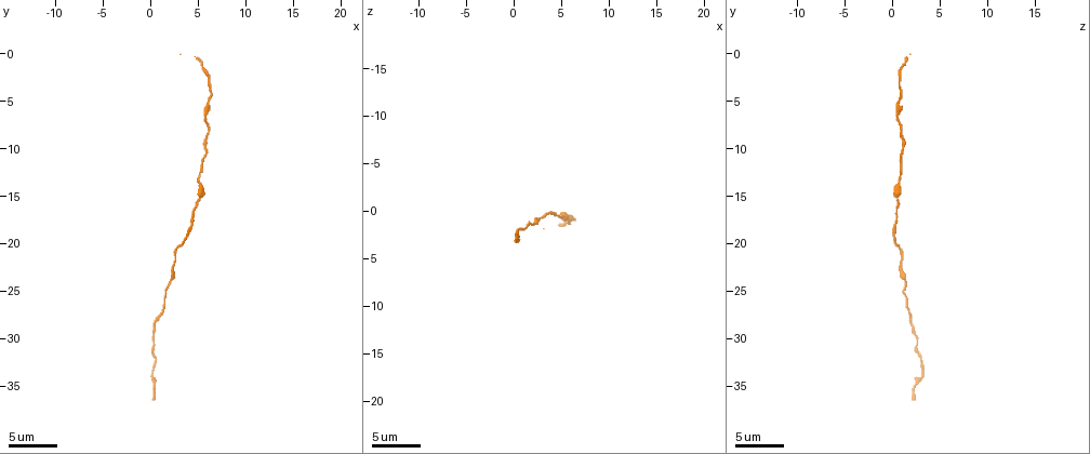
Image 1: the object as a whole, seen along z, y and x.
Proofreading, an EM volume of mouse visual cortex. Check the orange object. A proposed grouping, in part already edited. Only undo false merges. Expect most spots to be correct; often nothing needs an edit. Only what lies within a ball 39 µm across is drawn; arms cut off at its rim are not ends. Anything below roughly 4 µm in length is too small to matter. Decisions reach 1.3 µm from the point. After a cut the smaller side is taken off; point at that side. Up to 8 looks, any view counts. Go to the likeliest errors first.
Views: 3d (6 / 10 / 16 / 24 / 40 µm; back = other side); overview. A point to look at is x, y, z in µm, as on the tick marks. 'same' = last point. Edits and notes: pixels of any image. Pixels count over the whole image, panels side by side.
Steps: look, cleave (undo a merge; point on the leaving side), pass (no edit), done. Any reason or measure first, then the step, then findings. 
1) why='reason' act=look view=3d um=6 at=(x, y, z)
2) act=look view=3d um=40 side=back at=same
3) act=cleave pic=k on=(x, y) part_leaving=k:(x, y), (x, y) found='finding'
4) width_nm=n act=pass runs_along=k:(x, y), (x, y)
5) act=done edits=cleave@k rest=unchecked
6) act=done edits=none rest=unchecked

why='sudden change in width' act=look view=3d um=6 at=(5.2, 13.8, 0.6)

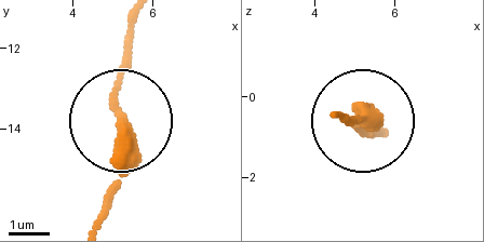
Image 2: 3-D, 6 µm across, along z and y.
act=pass runs_along=2:(101, 214), (117, 163), (128, 18) found='all the same neuron'

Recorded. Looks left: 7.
why='sudden change in width' act=look view=3d um=16 at=(2.2, 23.8, 1.2)

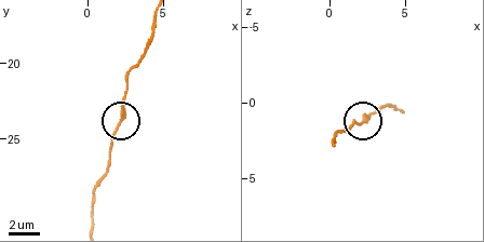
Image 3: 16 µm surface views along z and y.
act=look view=3d um=16 side=back at=(2.0, 24.0, 1.4)

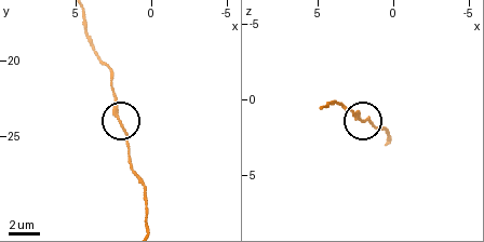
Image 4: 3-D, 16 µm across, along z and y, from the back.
act=pass runs_along=4:(85, 30), (92, 48), (110, 71), (116, 113), (130, 159) found='all the same neuron'

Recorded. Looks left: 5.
why='calibre changes' act=look view=3d um=6 at=(5.8, 7.2, 0.6)

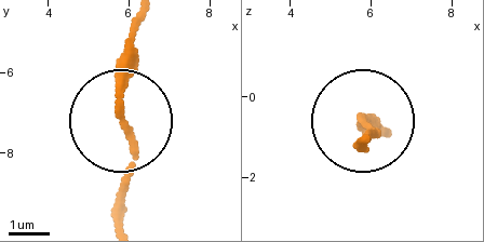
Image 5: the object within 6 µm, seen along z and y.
act=pass runs_along=5:(124, 223), (134, 161), (124, 46), (134, 19) found='continuous, no second neuron'

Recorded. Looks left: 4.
why='a narrow waist' act=look view=3d um=10 at=(0.4, 30.2, 2.4)

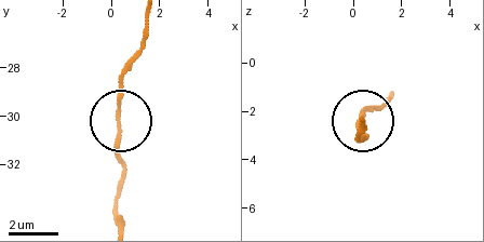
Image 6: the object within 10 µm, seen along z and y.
act=look view=3d um=10 side=back at=same

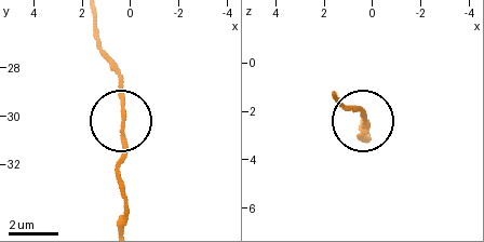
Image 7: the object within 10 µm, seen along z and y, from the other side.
act=pass runs_along=7:(93, 22), (124, 108), (118, 180) found='all the same neuron'

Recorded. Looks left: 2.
act=done edits=none rest=unchecked

